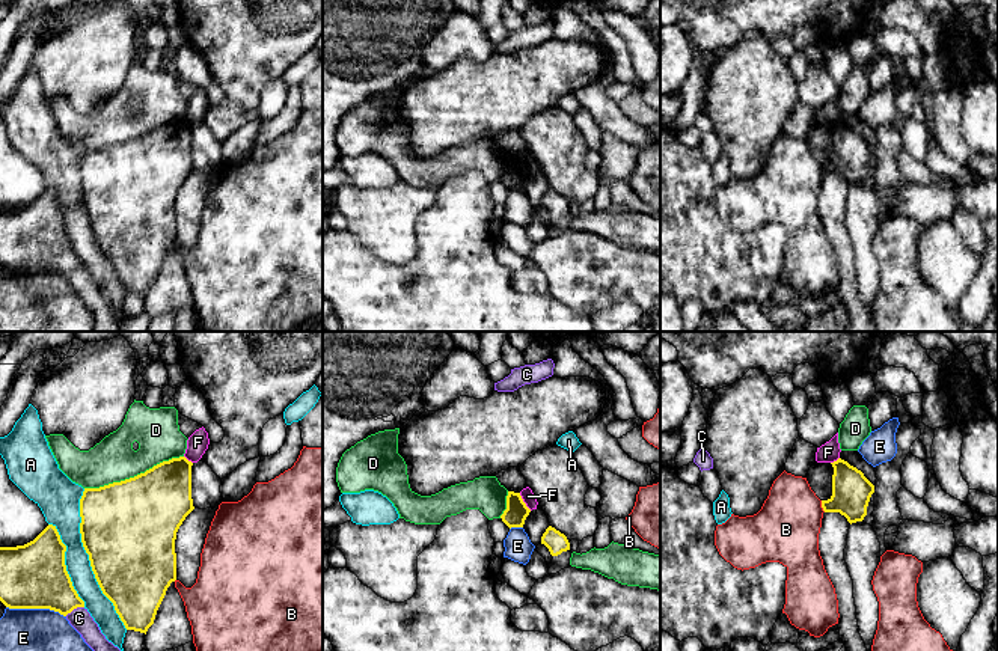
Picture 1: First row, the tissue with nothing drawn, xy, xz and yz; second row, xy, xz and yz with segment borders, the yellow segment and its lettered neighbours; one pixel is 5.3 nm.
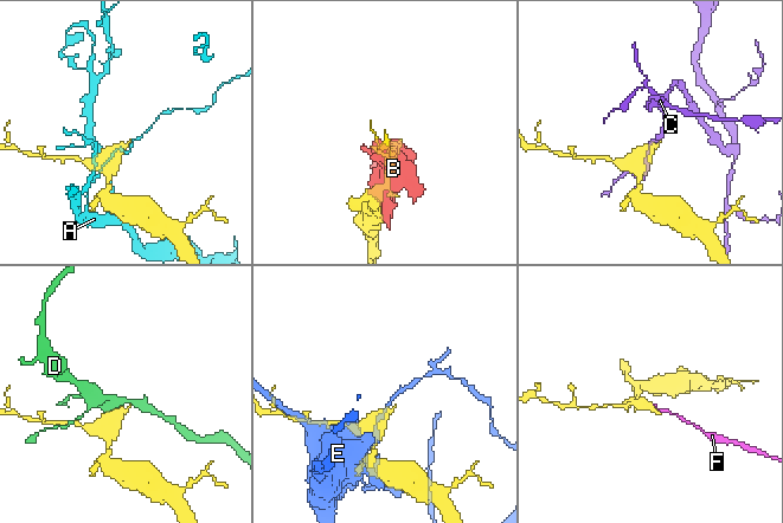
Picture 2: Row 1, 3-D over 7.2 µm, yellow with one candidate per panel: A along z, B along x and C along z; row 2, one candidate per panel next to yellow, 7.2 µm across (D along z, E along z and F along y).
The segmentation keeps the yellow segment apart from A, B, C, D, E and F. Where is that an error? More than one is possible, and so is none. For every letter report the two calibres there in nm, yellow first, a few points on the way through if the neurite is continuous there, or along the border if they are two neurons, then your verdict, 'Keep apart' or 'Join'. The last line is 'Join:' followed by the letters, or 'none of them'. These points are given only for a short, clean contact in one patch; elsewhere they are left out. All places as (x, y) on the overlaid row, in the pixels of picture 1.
A: Thickness 480 nm (yellow) against 150 nm. Keep apart
B: Thickness 200 nm (yellow) against 360 nm. Keep apart
C: Thickness 320 nm (yellow) against 110 nm. Keep apart
D: Thickness 480 nm (yellow) against 240 nm. Keep apart
E: Thickness 360 nm (yellow) against 220 nm. Keep apart
F: Thickness 120 nm (yellow) against 70 nm. Boundary: xz (519, 493), (531, 510). Keep apart
Join: none of them

